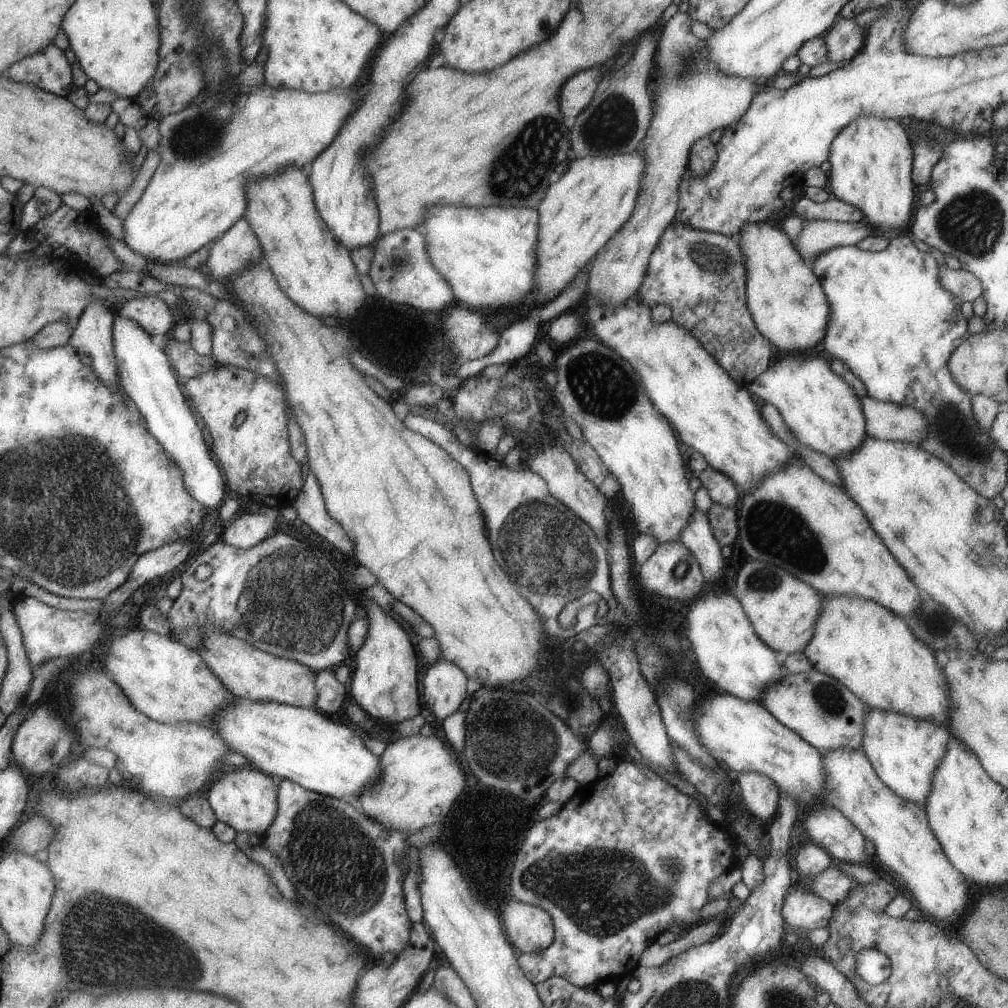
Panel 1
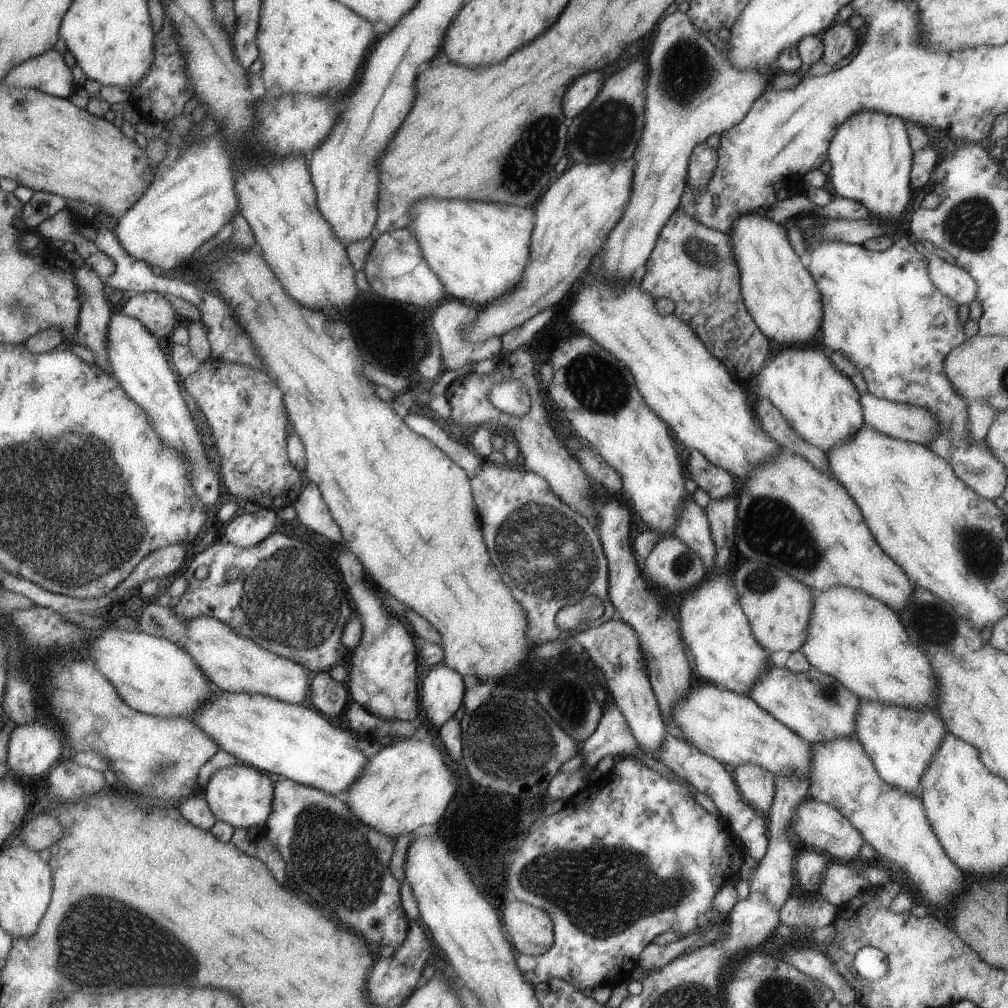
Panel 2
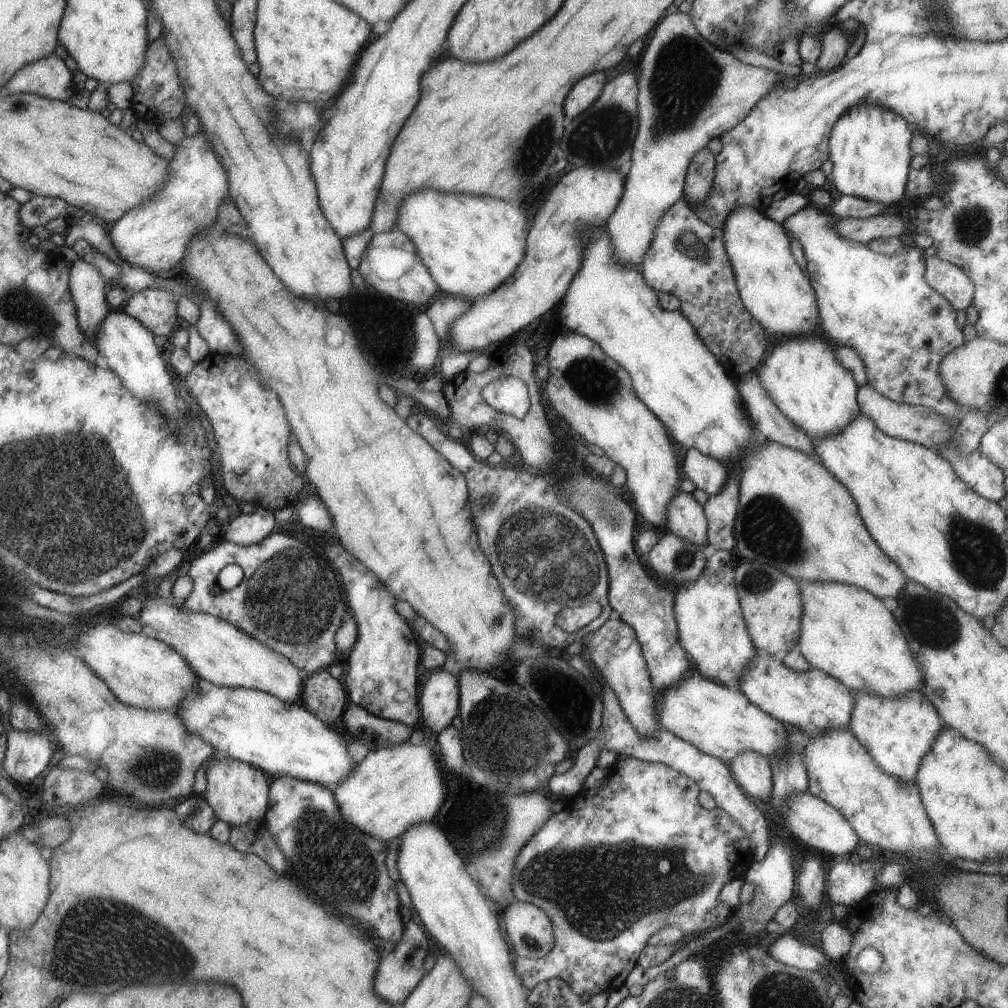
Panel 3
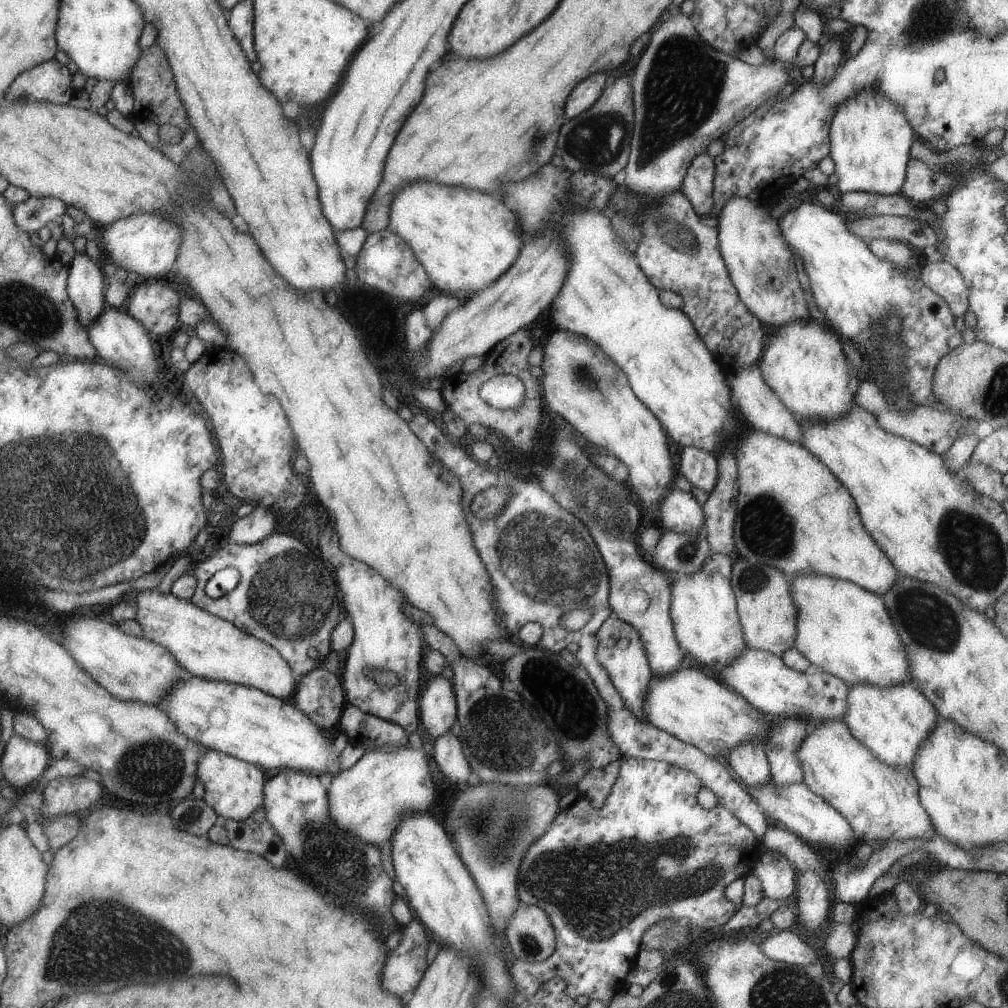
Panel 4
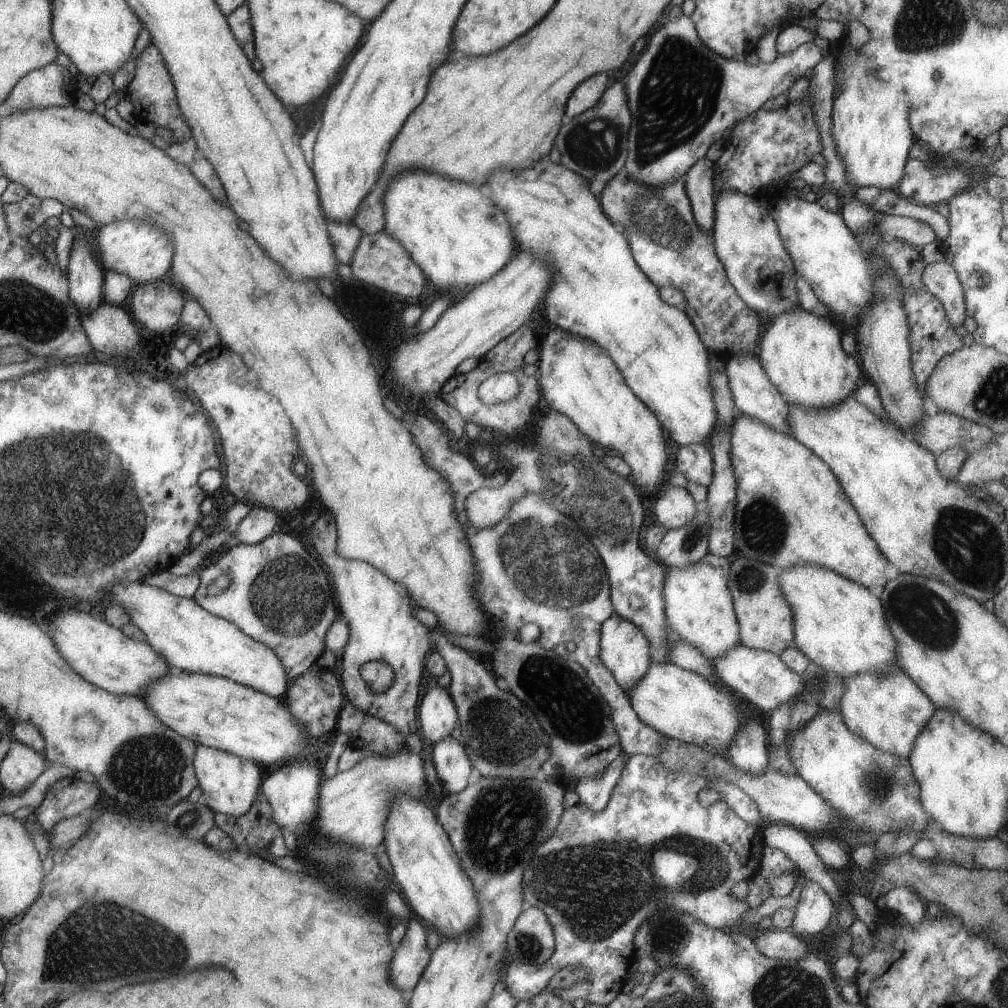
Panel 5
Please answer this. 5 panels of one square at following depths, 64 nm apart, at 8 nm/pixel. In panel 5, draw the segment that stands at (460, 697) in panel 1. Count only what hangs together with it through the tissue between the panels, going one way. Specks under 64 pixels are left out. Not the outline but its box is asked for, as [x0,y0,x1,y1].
[417,685,458,744]

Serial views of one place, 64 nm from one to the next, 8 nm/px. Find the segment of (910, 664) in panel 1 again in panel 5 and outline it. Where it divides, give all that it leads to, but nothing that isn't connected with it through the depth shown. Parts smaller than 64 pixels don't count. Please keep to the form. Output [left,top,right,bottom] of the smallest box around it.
[777,564,896,678]

